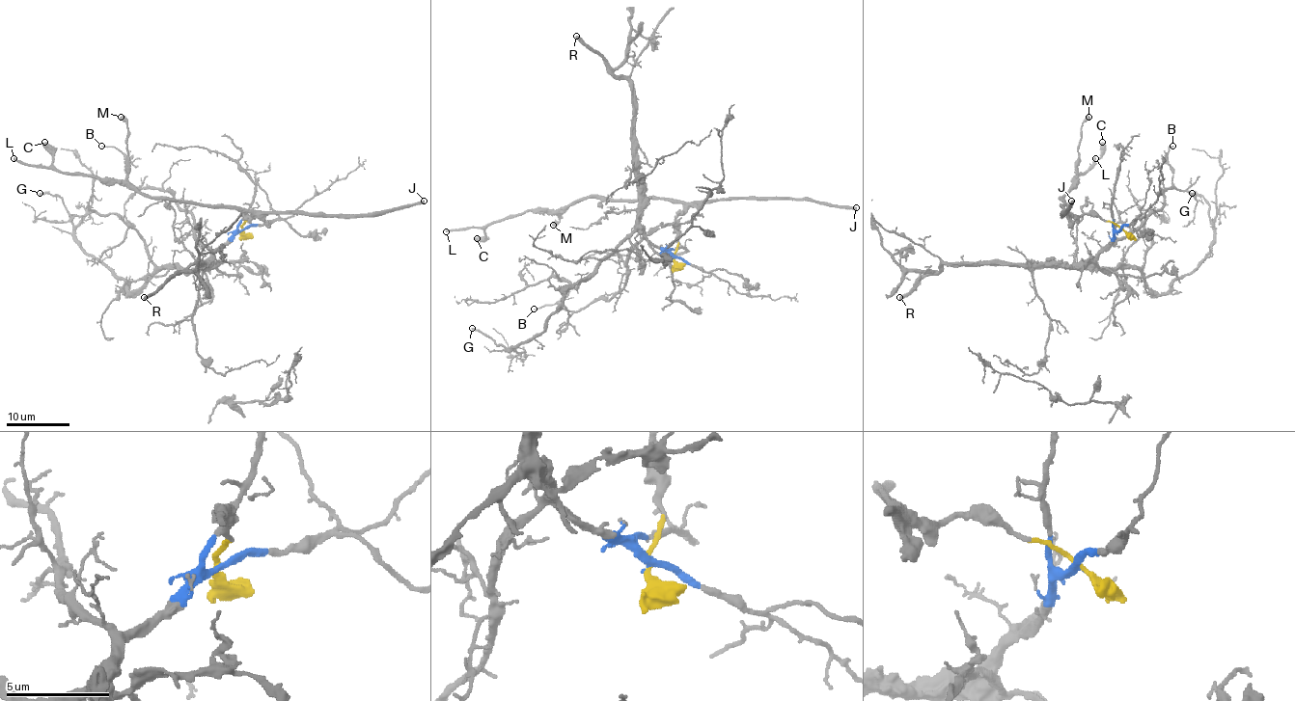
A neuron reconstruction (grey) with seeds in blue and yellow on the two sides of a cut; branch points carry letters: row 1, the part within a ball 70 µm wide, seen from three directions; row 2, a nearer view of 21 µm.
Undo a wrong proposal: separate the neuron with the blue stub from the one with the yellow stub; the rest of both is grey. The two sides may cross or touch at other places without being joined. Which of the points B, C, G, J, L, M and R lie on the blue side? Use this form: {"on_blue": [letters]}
{"on_blue": ["B", "G", "R"]}

